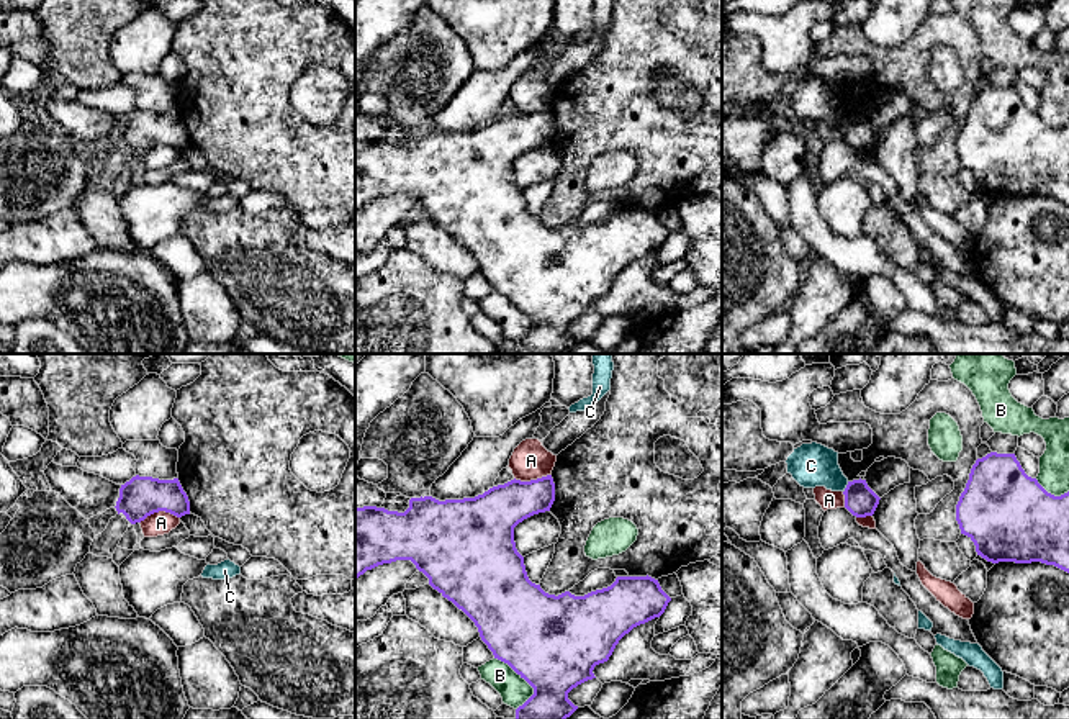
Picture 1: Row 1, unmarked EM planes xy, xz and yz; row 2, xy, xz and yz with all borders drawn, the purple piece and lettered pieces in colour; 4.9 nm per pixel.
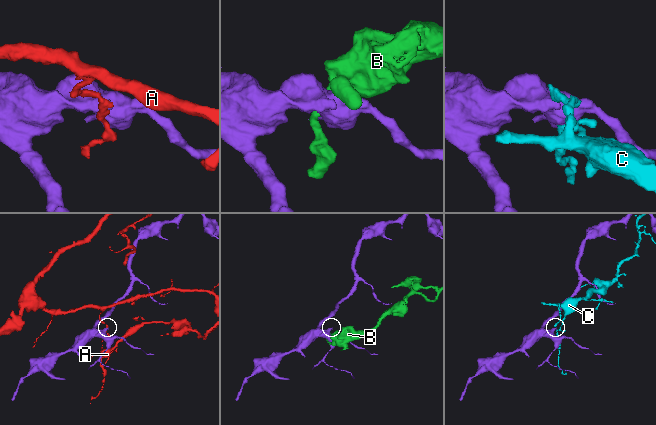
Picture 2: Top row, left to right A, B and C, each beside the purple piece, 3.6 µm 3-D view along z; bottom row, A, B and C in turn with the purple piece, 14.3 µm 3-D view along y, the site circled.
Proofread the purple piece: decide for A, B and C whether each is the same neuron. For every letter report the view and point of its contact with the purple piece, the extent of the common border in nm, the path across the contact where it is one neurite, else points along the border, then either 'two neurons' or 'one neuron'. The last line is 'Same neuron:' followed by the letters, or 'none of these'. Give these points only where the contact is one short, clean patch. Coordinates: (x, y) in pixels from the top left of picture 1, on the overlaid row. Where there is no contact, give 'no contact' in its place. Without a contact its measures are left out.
A: contact xy (159, 510); length 200 nm; border xy (179, 516), (169, 511), (154, 511), (139, 523); two neurons
B: contact xz (524, 678); length 280 nm; two neurons
C: contact yz (847, 487); length 60 nm; border yz (848, 482), (843, 492); two neurons
Same neuron: none of these

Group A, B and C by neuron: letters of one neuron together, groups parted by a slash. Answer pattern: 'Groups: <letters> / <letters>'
Groups: A / B / C

